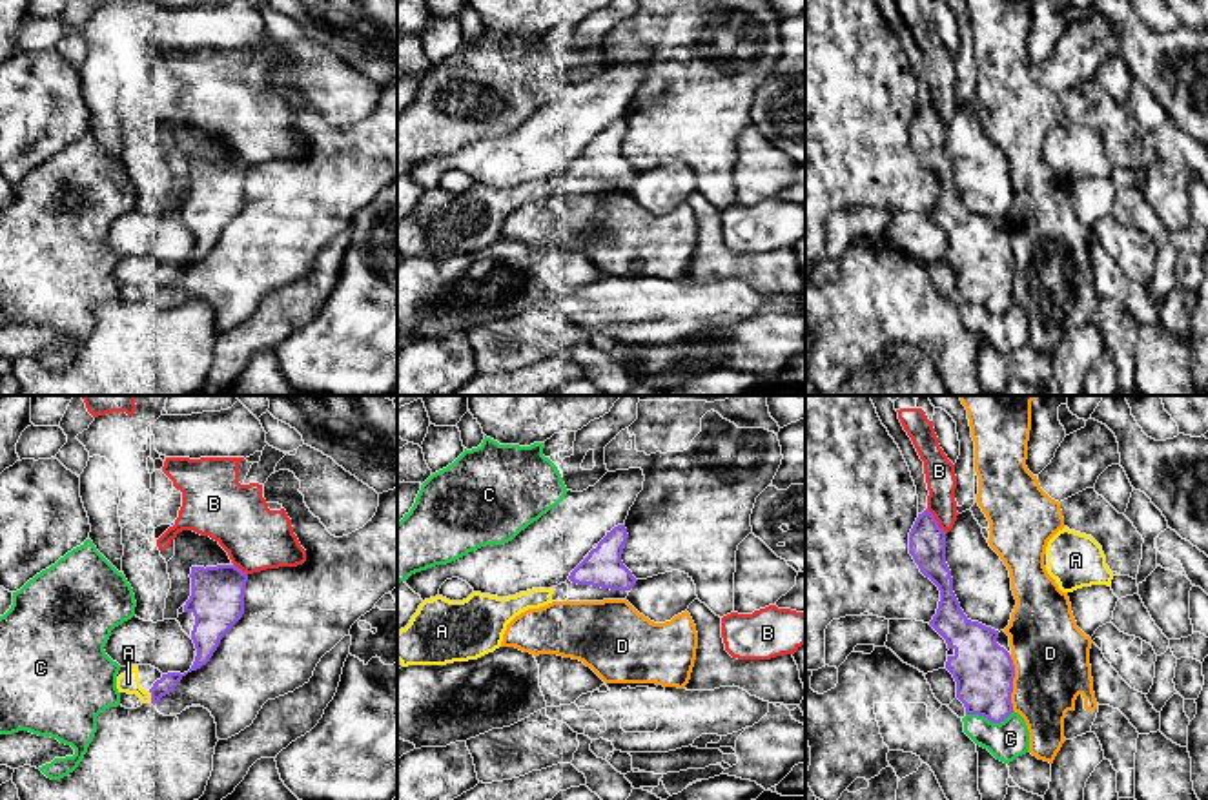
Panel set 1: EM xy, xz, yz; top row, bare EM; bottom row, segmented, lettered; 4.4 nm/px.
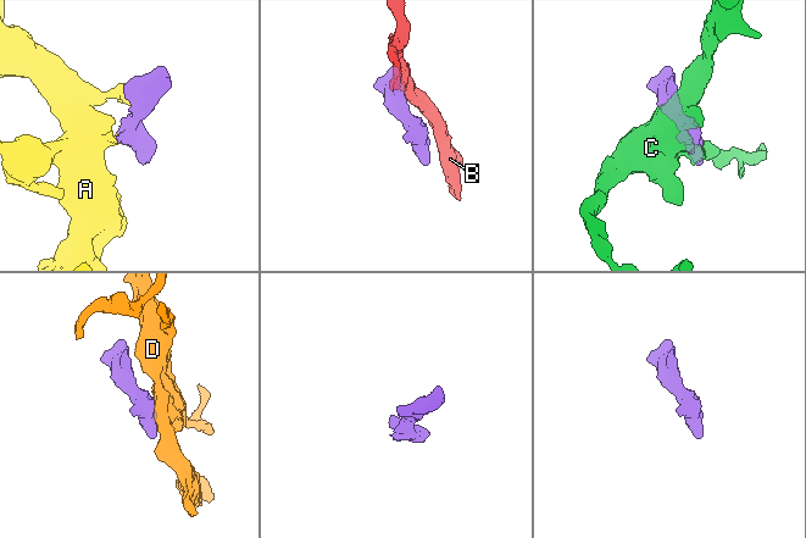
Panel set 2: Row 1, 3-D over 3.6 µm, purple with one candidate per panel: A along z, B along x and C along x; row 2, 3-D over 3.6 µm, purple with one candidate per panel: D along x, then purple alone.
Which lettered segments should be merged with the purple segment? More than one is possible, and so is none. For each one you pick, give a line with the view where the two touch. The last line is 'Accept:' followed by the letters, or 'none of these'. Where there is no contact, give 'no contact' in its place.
A: contact in xy
Accept: A

